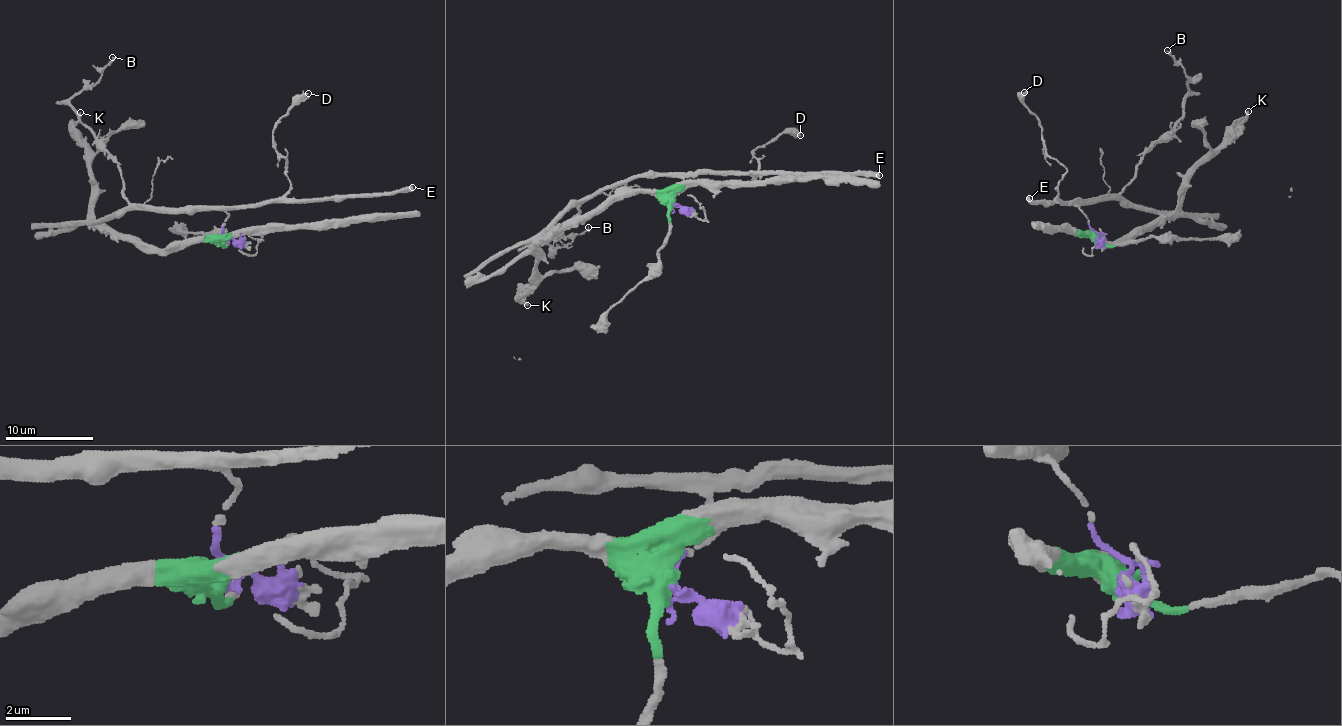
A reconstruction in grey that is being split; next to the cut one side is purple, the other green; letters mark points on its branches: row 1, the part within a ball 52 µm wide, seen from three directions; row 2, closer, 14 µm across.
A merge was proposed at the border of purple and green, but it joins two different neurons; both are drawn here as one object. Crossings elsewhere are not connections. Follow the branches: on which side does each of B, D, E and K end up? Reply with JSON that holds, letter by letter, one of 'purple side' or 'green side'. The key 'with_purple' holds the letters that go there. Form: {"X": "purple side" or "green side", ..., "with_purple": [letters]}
{"B": "purple side", "D": "purple side", "E": "purple side", "K": "green side", "with_purple": ["B", "D", "E"]}

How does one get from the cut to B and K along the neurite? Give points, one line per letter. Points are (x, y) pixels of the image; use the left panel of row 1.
B: (225, 241), (227, 216), (220, 208), (130, 204), (121, 169), (81, 122), (71, 100), (96, 82), (112, 56)
K: (225, 241), (179, 241), (168, 249), (148, 247), (105, 232), (93, 215), (91, 156), (73, 129), (79, 113)

